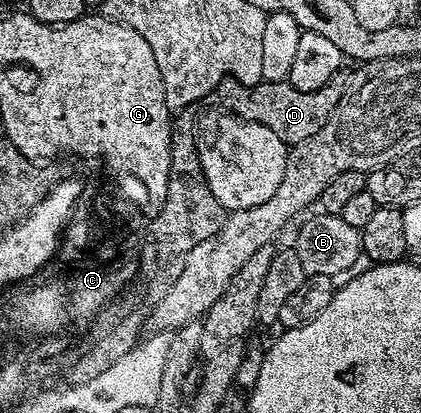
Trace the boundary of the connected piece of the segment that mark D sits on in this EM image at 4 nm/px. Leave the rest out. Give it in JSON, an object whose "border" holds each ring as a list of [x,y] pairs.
{"border":[[[336,73],[328,80],[328,84],[324,84],[324,88],[316,88],[312,92],[300,92],[289,81],[260,81],[254,86],[245,86],[234,78],[225,78],[216,87],[216,94],[222,98],[242,98],[240,114],[245,121],[258,122],[264,128],[272,128],[272,132],[276,132],[282,142],[296,147],[316,136],[316,132],[320,132],[320,128],[324,128],[324,124],[332,116],[336,104],[340,104],[344,89],[342,77],[341,73]]]}

